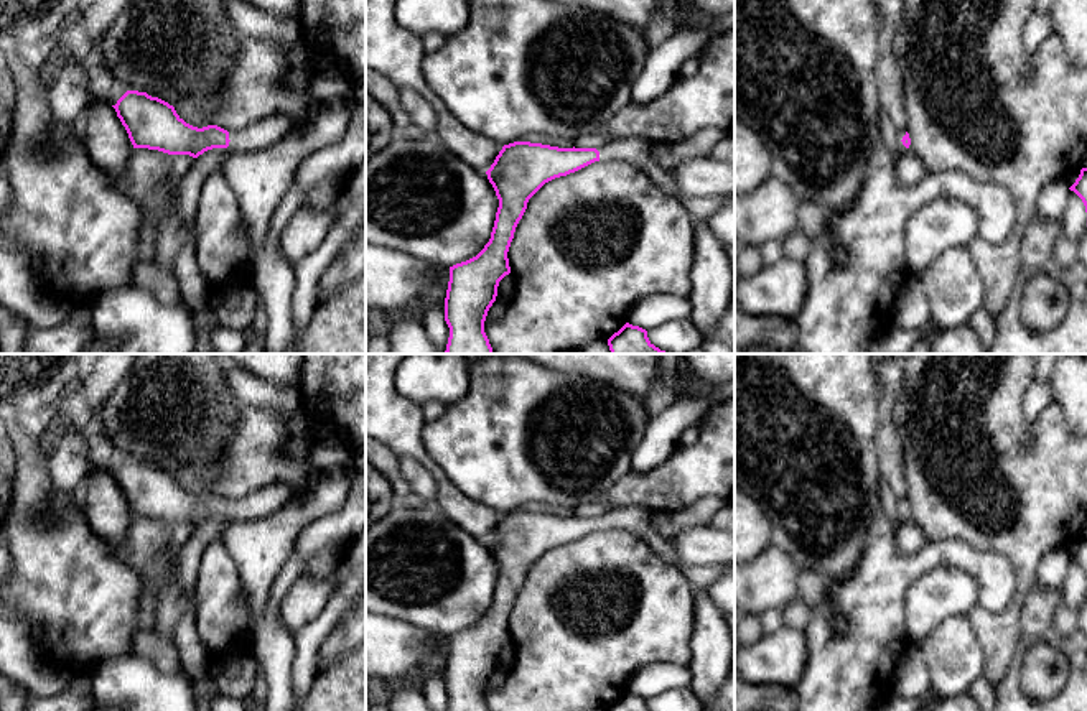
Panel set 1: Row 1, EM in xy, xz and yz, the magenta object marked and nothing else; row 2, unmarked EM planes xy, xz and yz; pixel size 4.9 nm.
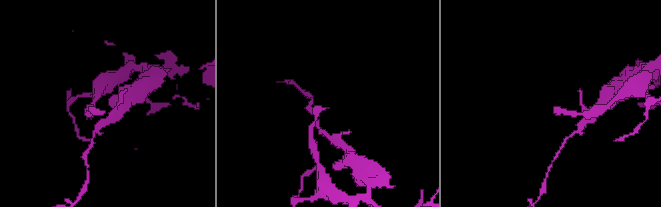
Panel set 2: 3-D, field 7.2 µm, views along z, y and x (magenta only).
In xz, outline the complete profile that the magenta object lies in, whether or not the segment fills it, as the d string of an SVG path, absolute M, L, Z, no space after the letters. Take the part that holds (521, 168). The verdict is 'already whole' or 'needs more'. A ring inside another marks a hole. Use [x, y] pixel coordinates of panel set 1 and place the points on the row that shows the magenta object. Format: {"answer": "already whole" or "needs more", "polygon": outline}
{"answer": "needs more", "polygon": "M609 140L601 148L558 148L542 143L504 145L486 171L499 199L489 242L473 258L450 267L445 321L450 337L445 354L492 354L484 321L496 301L499 281L511 273L507 252L529 199L548 181L575 173L595 161L621 160L641 168L665 194L677 198L698 221L720 211L728 196L683 198L670 170L649 155L649 140Z"}

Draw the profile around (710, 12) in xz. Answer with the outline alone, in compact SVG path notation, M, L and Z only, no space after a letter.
M685 0L685 3L702 23L715 30L726 15L735 12L735 0Z

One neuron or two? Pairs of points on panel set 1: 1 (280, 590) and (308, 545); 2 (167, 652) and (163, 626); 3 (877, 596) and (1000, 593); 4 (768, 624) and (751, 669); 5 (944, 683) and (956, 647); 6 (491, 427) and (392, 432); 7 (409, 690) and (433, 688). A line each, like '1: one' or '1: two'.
1: one
2: two
3: one
4: two
5: one
6: two
7: two

